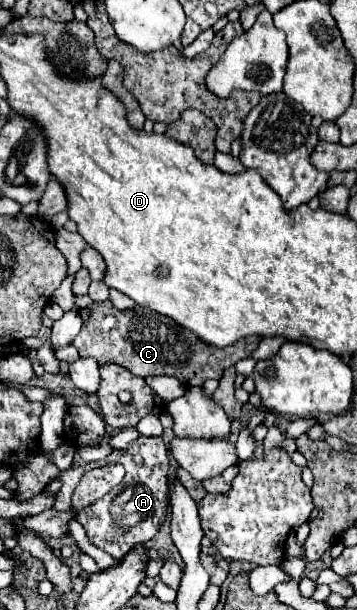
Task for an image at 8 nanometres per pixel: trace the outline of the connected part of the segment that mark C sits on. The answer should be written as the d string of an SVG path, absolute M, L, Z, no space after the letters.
M110 301L90 303L88 307L80 309L80 319L82 319L82 329L70 343L78 349L80 357L94 357L98 365L116 363L120 367L126 367L130 373L138 377L170 375L176 377L186 387L202 385L206 379L220 379L226 367L232 367L240 359L250 357L262 339L258 335L252 335L236 341L230 347L220 349L204 343L198 335L178 325L170 317L164 317L140 305L128 311L118 311Z

